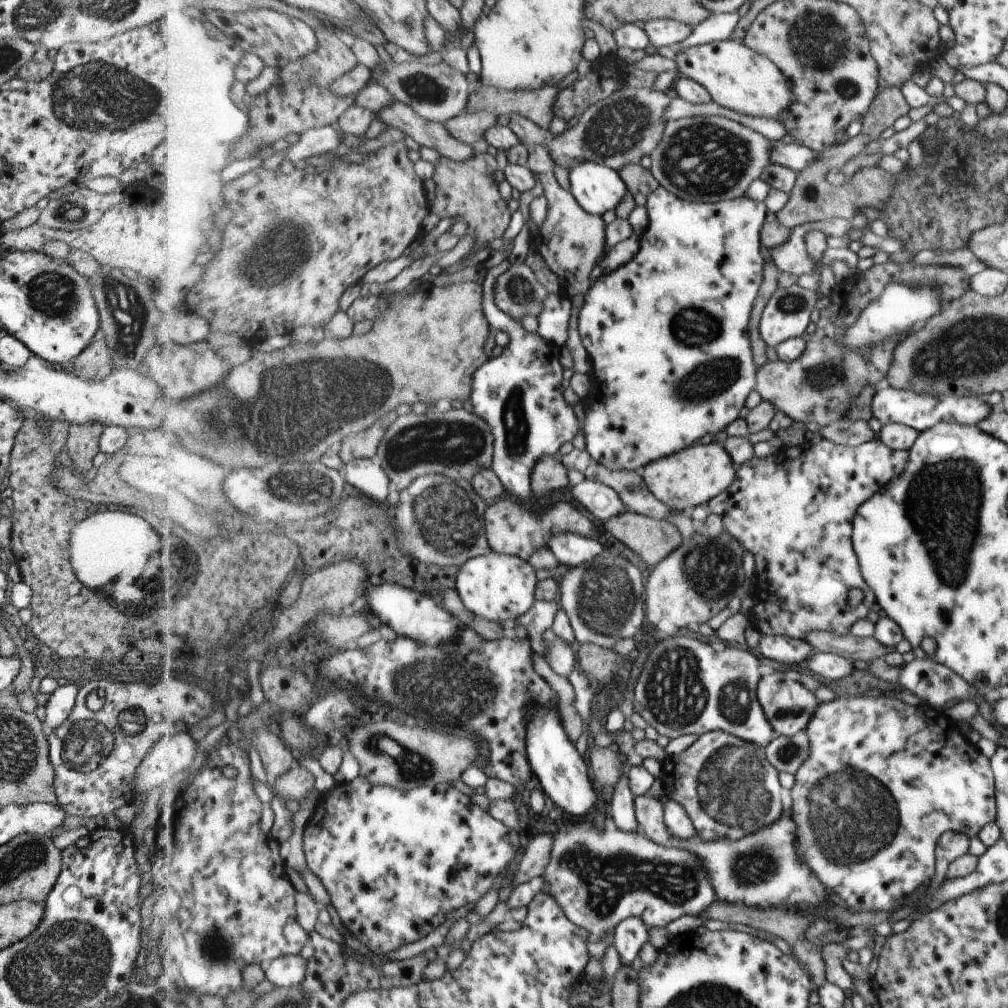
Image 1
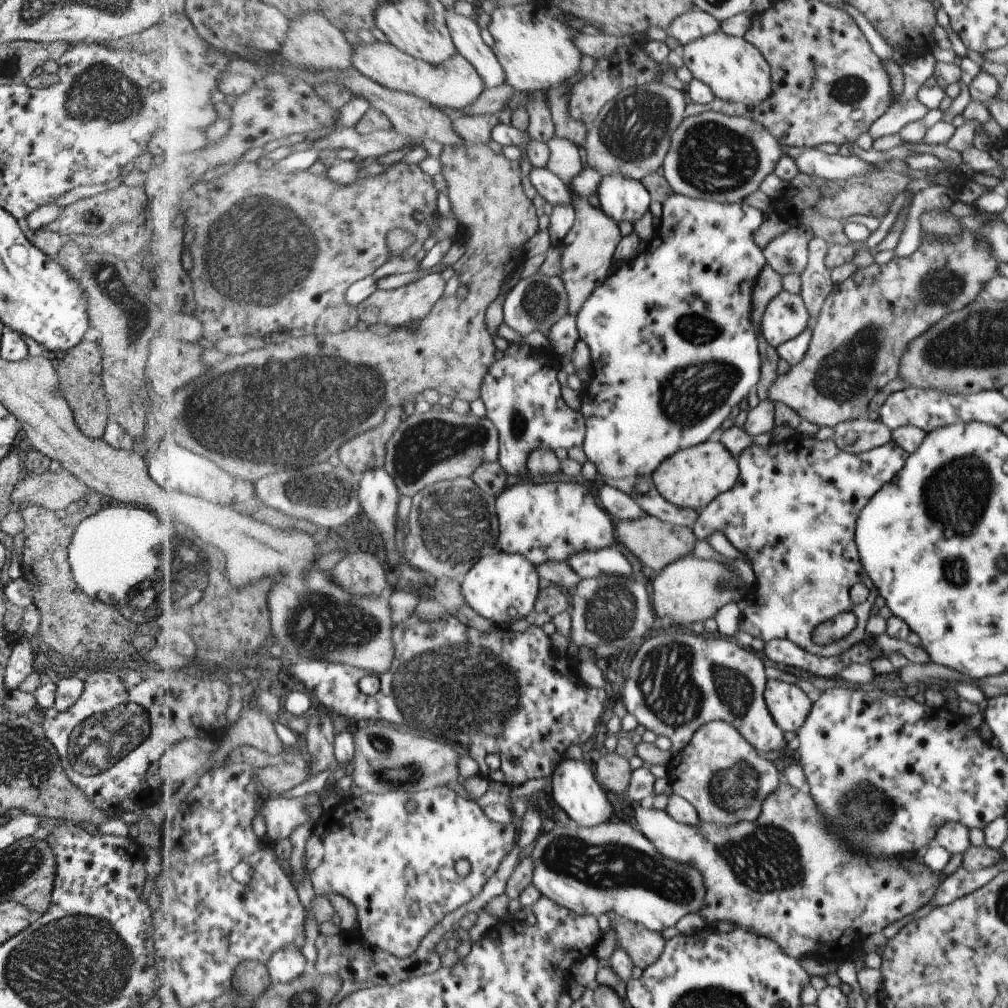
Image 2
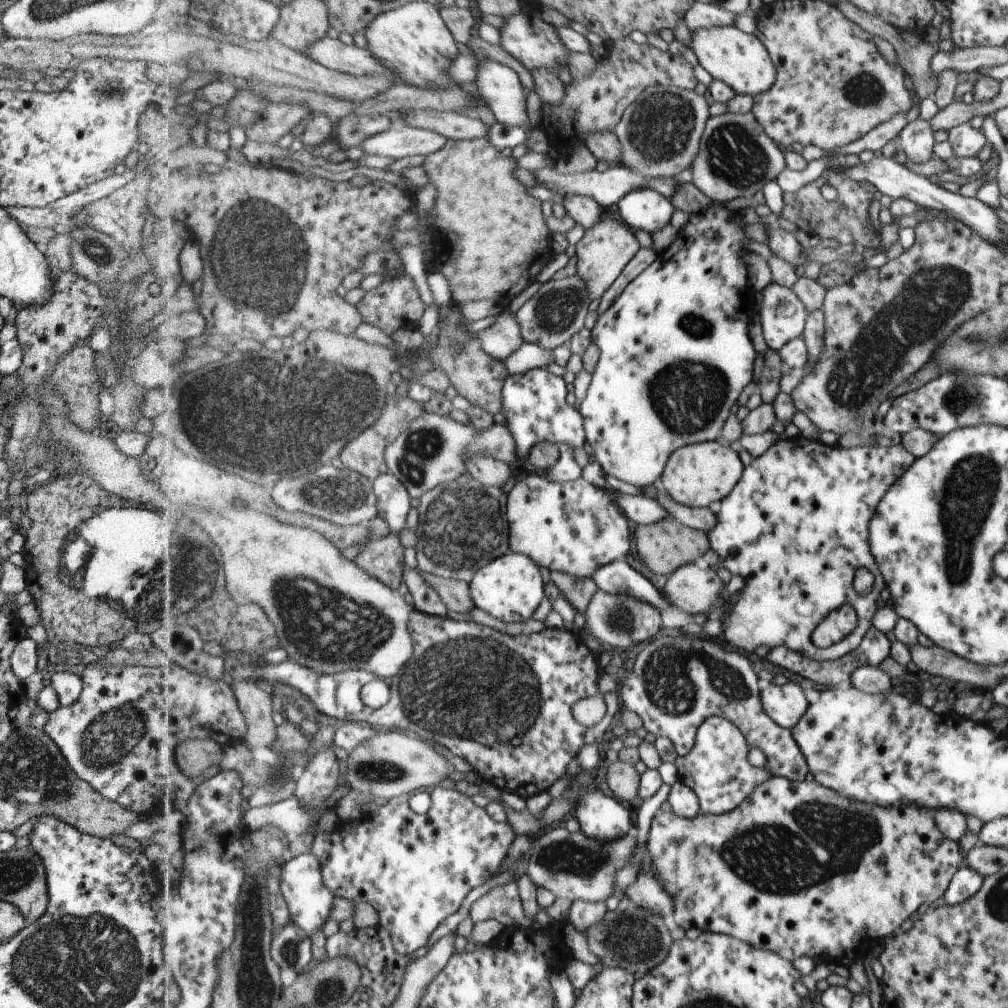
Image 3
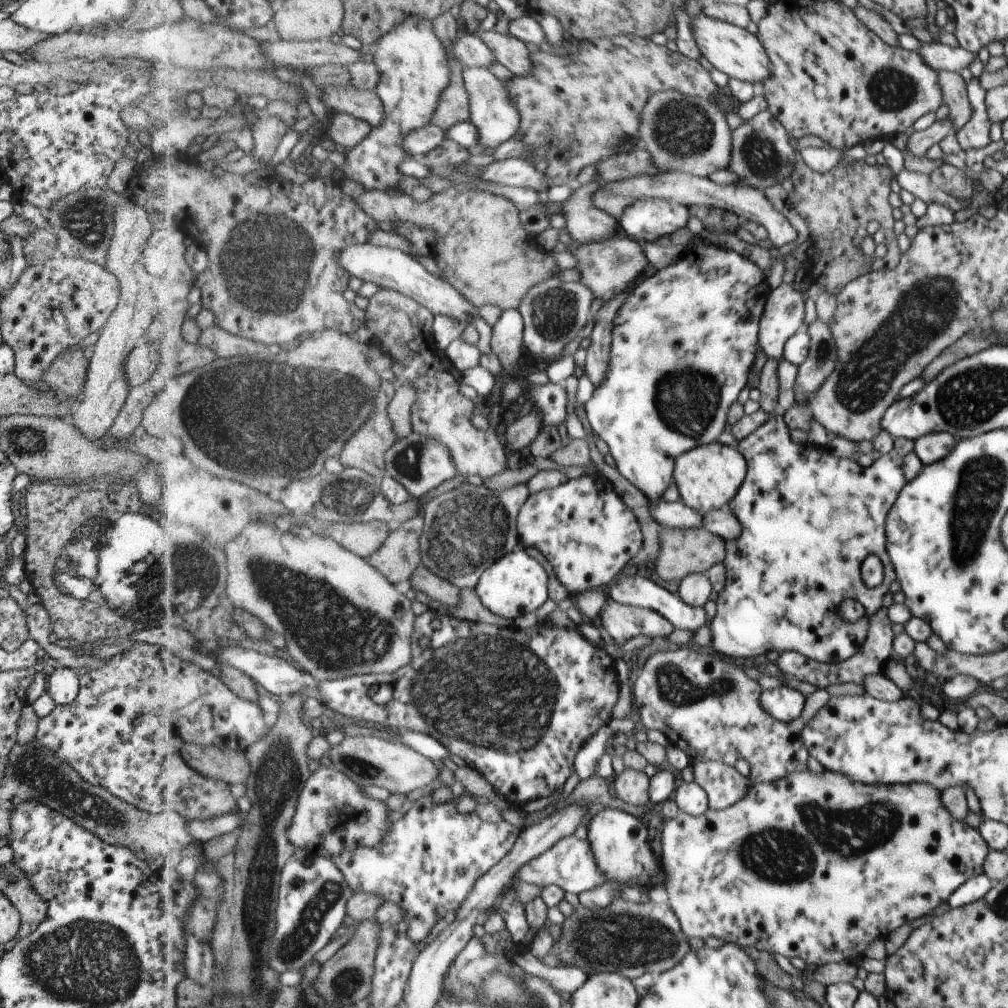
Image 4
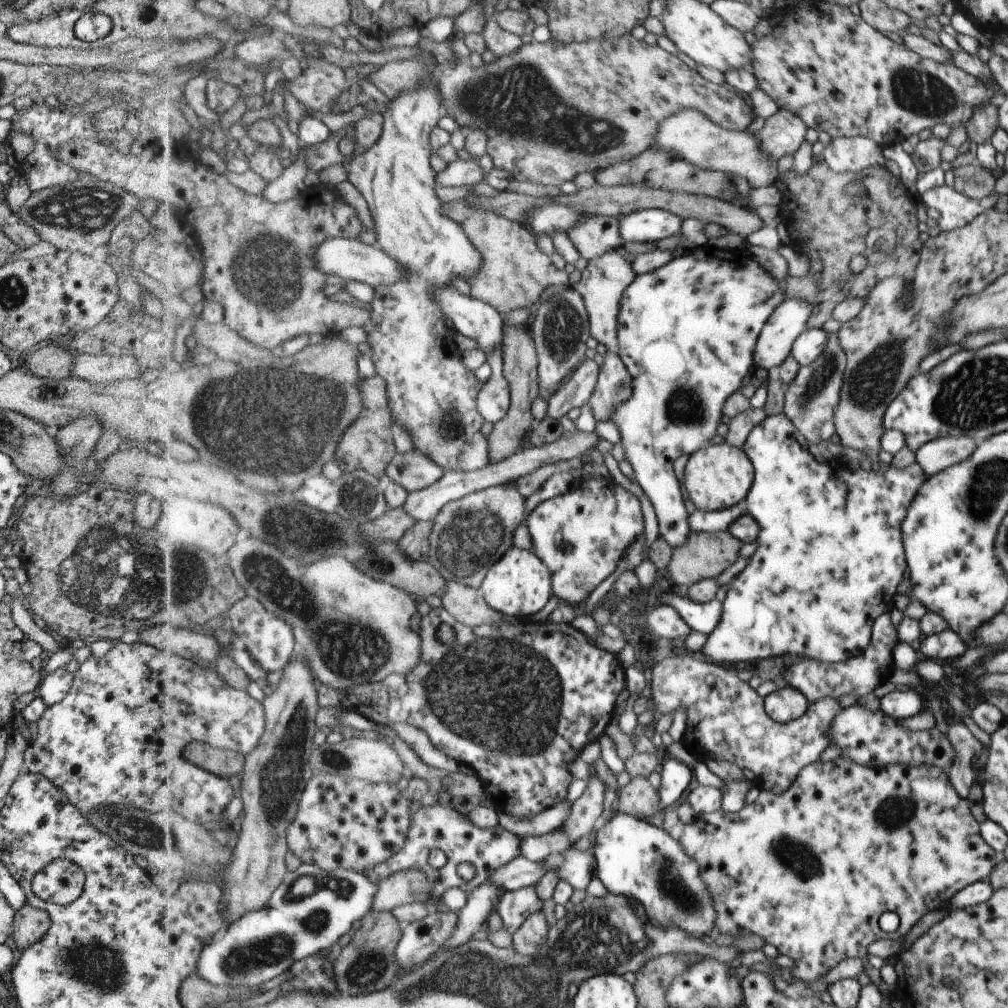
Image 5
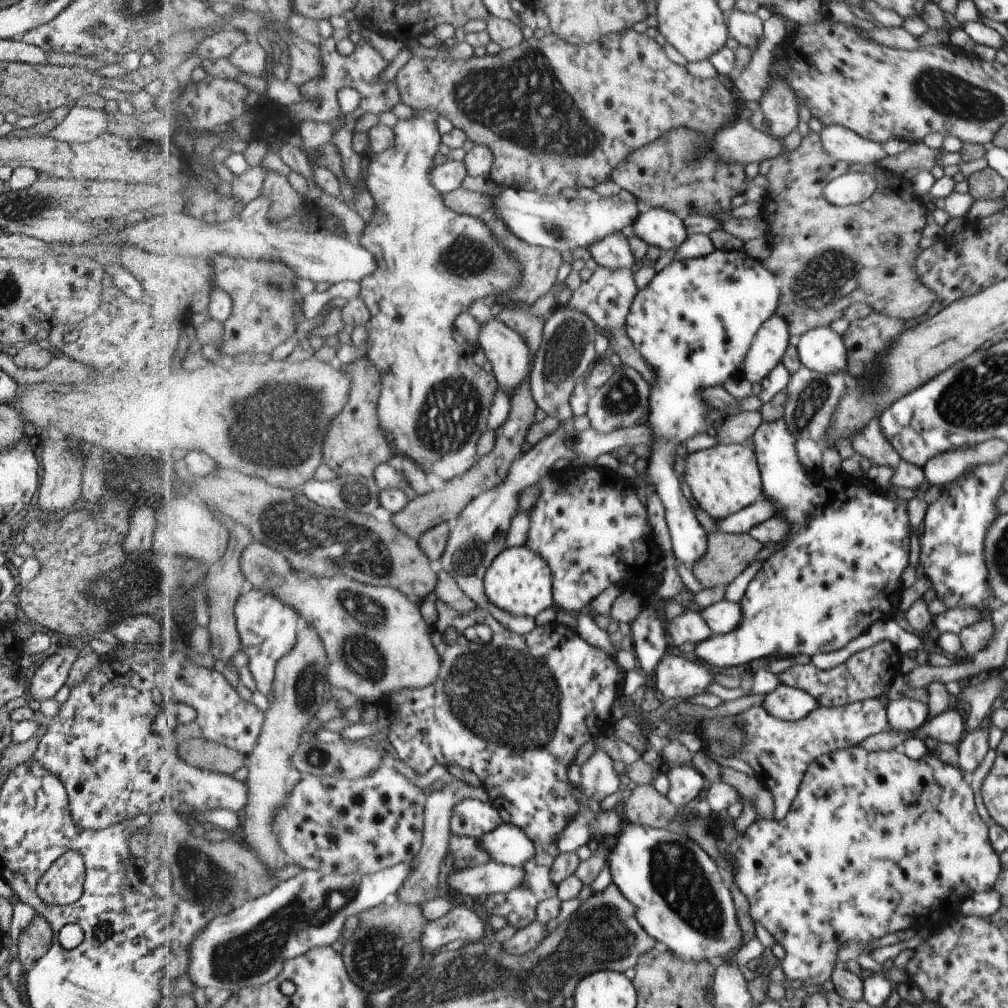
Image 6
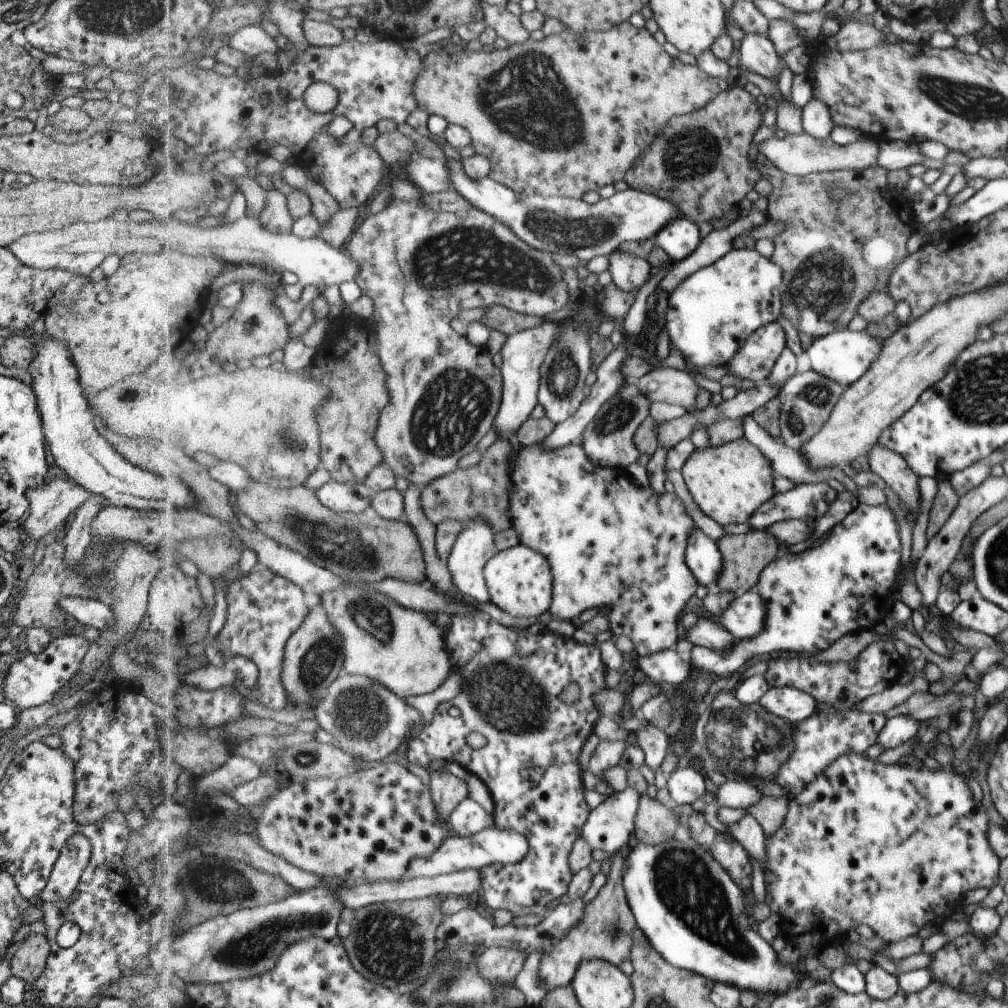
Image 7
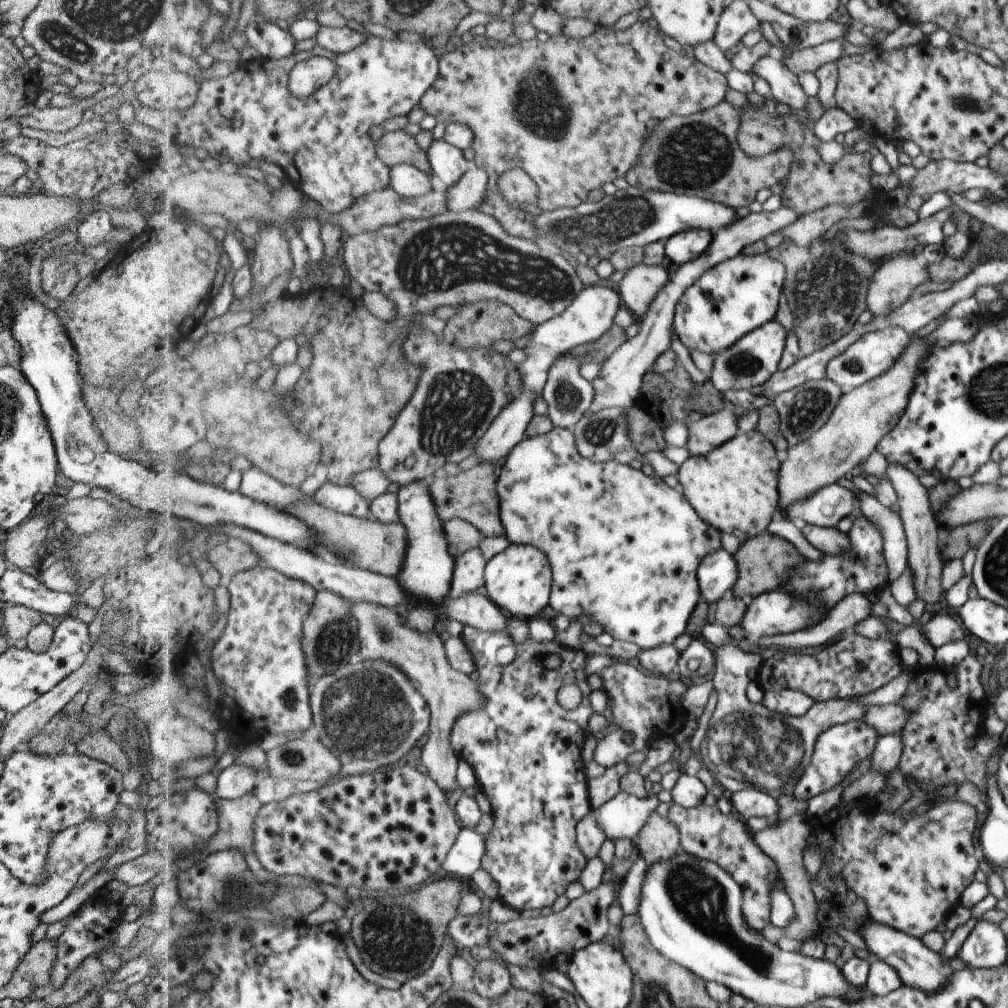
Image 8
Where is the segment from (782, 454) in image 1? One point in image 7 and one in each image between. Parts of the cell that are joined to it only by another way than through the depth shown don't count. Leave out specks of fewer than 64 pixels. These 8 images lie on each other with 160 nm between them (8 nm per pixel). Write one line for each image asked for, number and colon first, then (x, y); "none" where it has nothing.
2: (793, 512)
3: (798, 520)
4: (810, 519)
5: (830, 559)
6: (839, 571)
7: (848, 582)

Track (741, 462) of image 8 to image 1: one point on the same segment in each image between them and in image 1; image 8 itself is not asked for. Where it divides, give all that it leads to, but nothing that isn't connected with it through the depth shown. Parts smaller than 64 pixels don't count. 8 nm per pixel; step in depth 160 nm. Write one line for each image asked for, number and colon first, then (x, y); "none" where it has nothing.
1: (695, 476)
2: (695, 477)
3: (698, 475)
4: (708, 478)
5: (719, 477)
6: (725, 480)
7: (729, 483)

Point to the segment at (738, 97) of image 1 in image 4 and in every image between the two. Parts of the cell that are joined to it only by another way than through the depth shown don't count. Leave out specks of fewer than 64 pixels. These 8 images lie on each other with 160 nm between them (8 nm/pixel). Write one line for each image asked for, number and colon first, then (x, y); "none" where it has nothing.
2: (738, 71)
3: (741, 59)
4: (736, 51)

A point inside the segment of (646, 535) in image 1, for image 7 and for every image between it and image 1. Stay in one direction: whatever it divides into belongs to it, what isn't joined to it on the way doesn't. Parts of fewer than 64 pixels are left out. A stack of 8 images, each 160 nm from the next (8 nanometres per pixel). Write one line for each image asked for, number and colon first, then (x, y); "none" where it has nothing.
2: (658, 543)
3: (666, 546)
4: (683, 552)
5: (708, 555)
6: (729, 555)
7: (746, 556)

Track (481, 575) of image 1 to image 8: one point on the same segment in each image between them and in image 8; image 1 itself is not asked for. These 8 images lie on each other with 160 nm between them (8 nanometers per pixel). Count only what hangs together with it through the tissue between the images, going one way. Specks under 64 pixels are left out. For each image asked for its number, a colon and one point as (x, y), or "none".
2: (505, 587)
3: (512, 588)
4: (517, 585)
5: (521, 585)
6: (521, 581)
7: (521, 580)
8: (521, 580)

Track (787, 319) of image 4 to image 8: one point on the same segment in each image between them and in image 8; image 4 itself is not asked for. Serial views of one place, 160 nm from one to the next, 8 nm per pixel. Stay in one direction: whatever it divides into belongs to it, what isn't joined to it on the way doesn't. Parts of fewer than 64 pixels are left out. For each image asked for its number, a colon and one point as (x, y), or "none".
5: (779, 338)
6: (771, 345)
7: (756, 361)
8: (753, 361)

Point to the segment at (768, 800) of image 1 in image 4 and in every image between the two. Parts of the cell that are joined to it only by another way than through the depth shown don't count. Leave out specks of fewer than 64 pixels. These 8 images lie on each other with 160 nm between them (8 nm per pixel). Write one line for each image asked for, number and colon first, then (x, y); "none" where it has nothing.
2: (721, 772)
3: (718, 768)
4: (727, 786)

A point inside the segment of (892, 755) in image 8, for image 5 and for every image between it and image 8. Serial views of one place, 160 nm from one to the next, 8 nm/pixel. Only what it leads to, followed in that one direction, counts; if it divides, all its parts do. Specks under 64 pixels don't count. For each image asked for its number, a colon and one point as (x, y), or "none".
5: (900, 704)
6: (904, 715)
7: (898, 730)

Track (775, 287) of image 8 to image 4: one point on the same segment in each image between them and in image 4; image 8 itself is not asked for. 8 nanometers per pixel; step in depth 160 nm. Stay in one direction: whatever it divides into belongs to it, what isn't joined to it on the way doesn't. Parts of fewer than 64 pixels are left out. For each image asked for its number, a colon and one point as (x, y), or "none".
4: (684, 346)
5: (688, 333)
6: (696, 323)
7: (712, 315)

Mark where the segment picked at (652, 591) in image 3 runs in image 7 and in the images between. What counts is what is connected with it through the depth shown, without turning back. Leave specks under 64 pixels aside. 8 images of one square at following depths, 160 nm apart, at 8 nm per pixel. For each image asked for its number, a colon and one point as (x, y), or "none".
4: (638, 591)
5: (703, 617)
6: (725, 617)
7: (748, 614)

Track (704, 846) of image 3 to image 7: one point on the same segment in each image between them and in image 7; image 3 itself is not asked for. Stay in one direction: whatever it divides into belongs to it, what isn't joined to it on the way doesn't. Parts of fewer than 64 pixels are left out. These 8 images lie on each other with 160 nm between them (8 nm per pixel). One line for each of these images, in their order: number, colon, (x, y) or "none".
4: (816, 866)
5: (811, 870)
6: (876, 842)
7: (891, 847)

